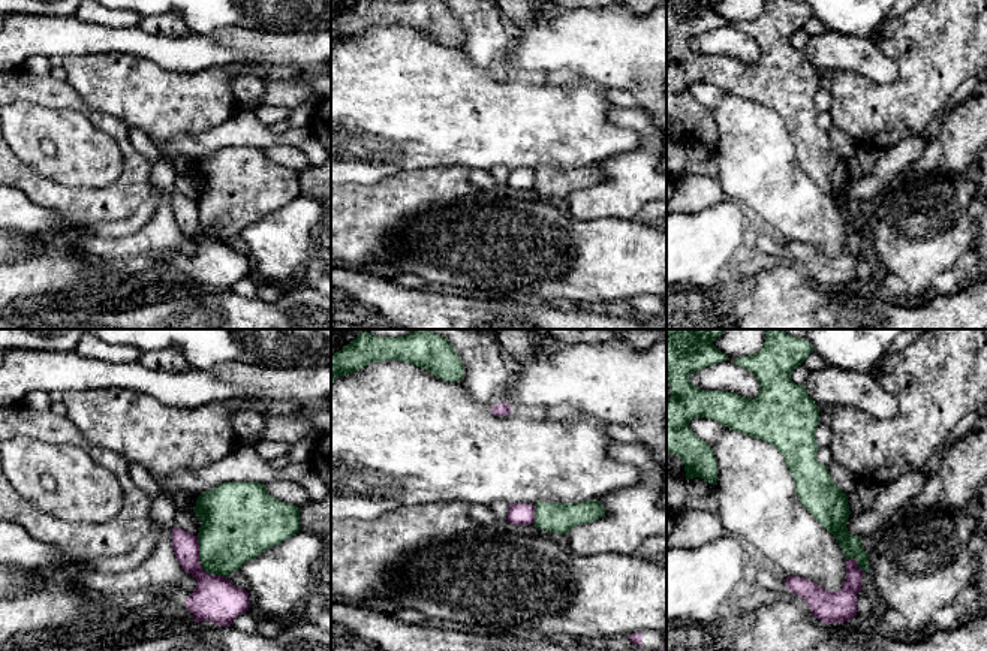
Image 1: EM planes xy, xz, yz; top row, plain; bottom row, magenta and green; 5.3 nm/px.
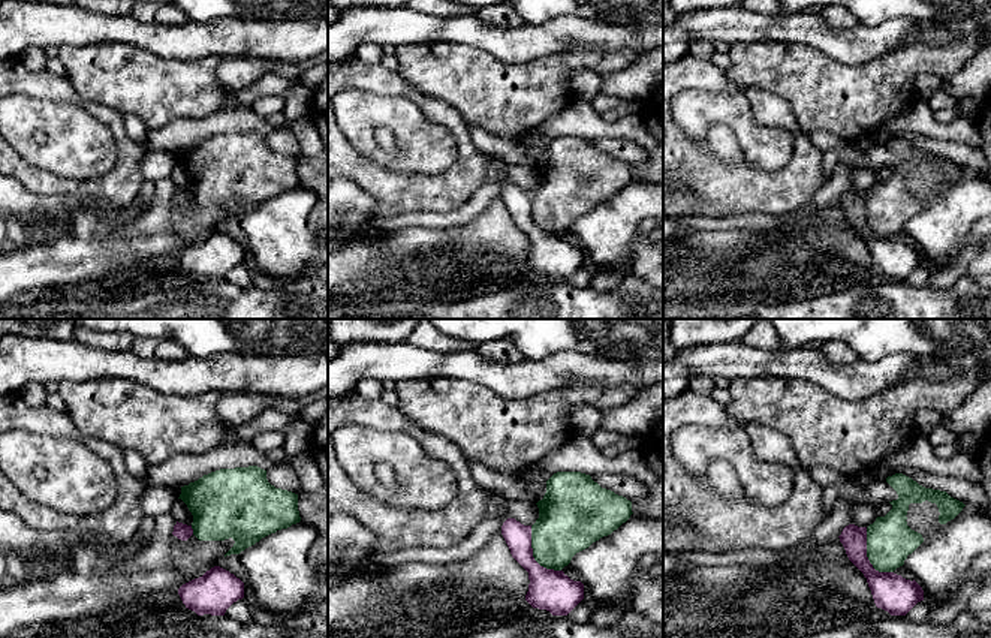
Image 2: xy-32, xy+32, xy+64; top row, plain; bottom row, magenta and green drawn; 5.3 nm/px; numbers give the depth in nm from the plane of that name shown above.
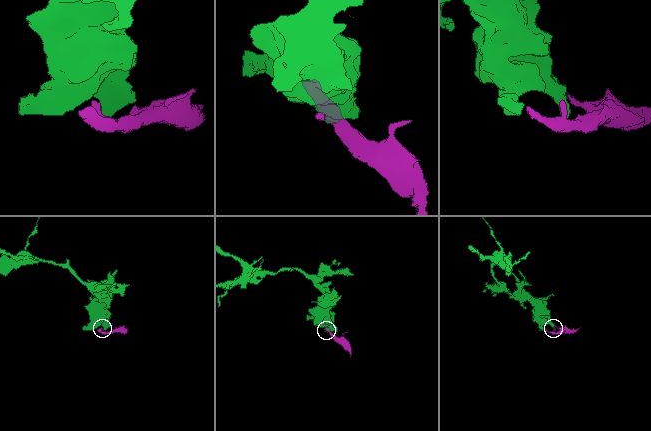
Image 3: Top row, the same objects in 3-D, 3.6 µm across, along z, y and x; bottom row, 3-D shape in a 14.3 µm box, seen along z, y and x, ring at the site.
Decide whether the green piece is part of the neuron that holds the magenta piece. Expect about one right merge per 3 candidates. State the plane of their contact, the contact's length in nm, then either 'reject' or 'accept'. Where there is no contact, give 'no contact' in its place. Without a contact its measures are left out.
xy | 280 nm | reject

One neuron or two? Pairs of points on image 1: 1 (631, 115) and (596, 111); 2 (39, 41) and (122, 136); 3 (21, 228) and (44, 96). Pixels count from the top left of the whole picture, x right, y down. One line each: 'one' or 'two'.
1: two
2: two
3: two

